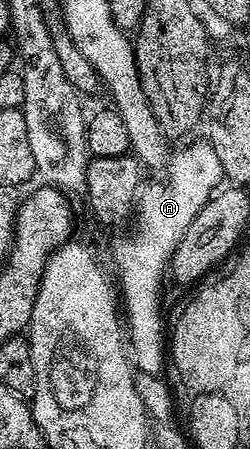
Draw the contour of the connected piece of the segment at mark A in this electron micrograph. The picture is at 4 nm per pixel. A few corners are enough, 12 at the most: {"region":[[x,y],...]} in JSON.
{"region":[[208,141],[142,186],[113,243],[136,370],[162,374],[161,278],[223,179]]}

